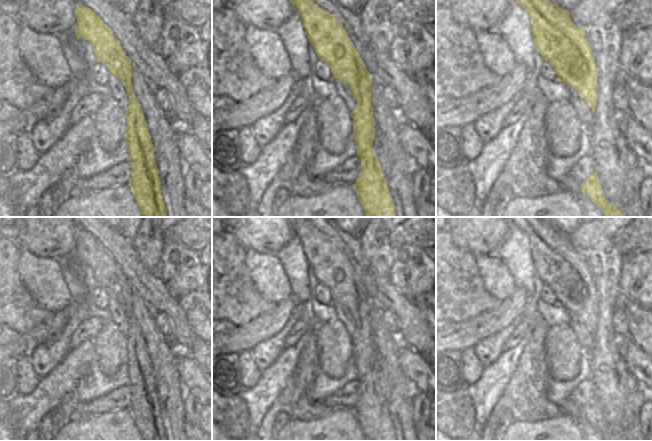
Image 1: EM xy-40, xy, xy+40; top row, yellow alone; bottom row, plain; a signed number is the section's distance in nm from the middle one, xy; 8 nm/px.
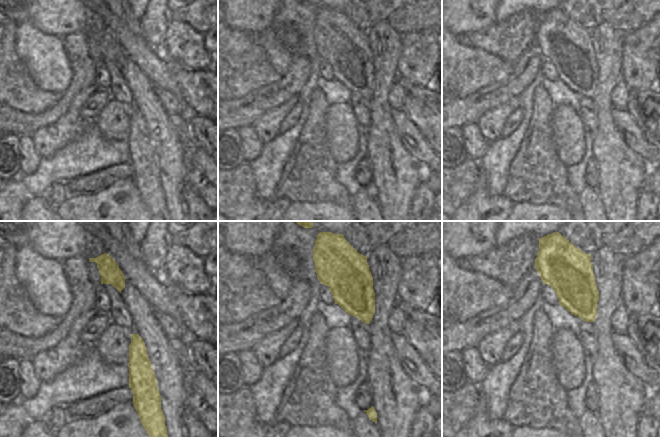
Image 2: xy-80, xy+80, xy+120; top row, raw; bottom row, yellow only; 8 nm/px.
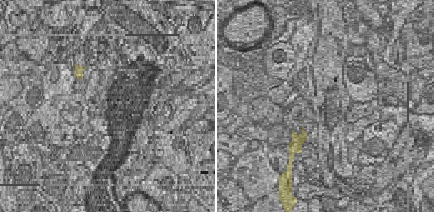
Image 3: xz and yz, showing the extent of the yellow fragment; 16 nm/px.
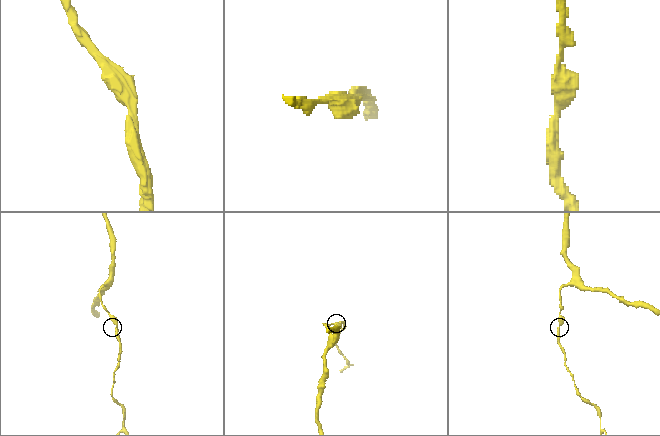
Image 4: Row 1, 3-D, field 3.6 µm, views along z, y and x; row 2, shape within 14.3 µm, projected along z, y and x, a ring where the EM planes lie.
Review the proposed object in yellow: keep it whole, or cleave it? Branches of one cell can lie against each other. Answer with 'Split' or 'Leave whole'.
Leave whole.

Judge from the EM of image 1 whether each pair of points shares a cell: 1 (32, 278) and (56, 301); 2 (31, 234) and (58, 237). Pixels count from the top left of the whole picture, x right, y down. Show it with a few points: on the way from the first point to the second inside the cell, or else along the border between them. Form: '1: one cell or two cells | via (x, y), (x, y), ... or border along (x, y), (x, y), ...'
1: one cell | via (38, 283), (50, 295)
2: one cell | via (38, 234), (51, 234)

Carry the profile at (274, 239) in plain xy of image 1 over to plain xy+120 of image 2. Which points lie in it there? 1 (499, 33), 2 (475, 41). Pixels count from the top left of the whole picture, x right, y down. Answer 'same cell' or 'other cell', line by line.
1: other cell
2: other cell

